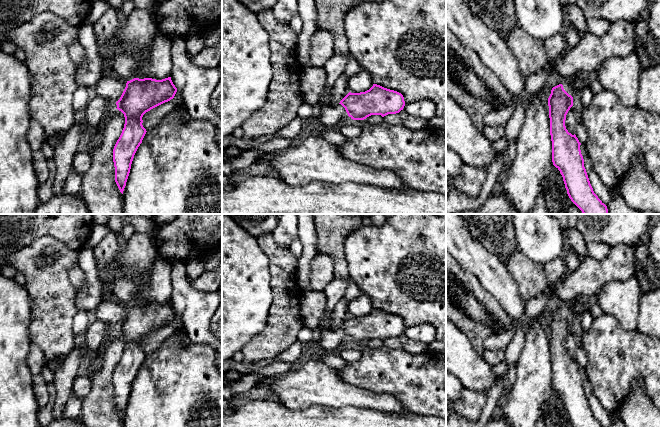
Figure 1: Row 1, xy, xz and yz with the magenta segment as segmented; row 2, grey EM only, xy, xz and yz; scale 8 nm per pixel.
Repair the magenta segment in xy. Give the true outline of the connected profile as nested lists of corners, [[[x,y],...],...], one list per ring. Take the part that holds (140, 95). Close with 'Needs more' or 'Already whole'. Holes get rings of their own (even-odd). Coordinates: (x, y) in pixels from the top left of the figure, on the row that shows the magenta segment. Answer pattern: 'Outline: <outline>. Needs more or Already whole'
Outline: [[[103,72],[92,92],[109,103],[116,104],[116,109],[125,117],[124,128],[113,149],[115,182],[123,194],[134,155],[147,132],[142,125],[143,115],[173,99],[177,88],[171,77],[125,81]]]. Needs more

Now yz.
Outline: [[[565,80],[562,84],[552,88],[548,98],[552,162],[563,177],[569,198],[583,214],[608,214],[607,206],[594,193],[590,184],[580,150],[581,143],[575,134],[572,135],[568,132],[565,126],[566,115],[573,106],[573,96],[576,90],[577,84],[574,80]]]. Needs more

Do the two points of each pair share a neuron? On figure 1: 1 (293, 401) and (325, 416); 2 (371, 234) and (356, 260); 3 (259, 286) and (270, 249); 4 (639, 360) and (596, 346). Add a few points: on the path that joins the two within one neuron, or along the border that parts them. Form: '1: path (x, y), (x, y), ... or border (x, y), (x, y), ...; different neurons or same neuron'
1: border (284, 405), (293, 409), (330, 407); different neurons
2: path (371, 240), (371, 245), (362, 254); same neuron
3: border (256, 239), (268, 259), (271, 280); different neurons
4: path (628, 357), (617, 357), (607, 347); same neuron

